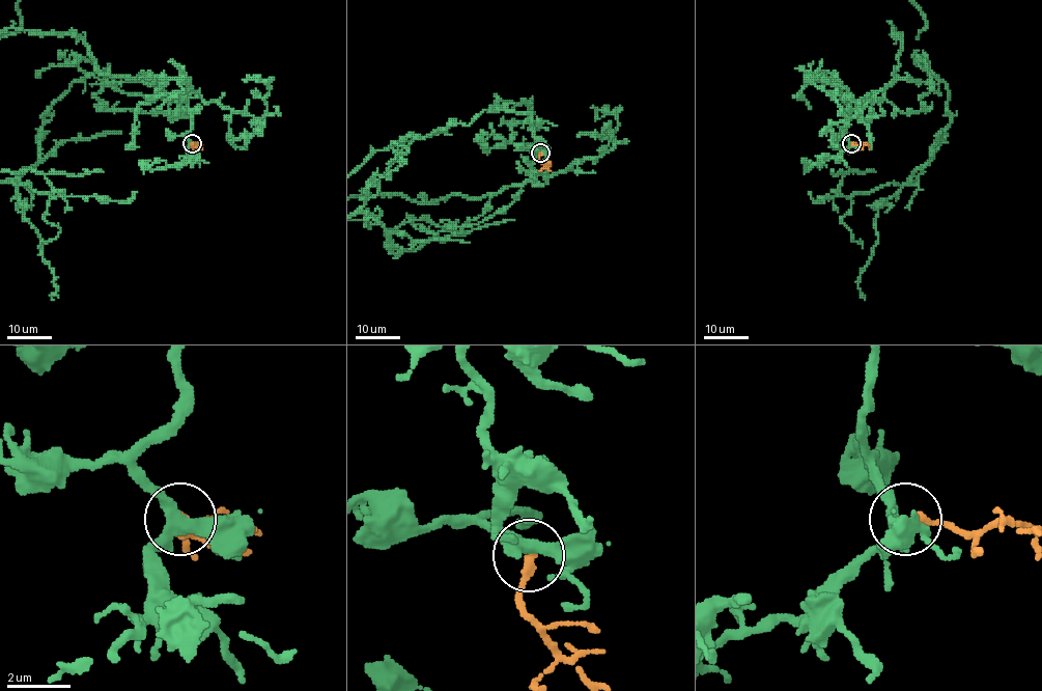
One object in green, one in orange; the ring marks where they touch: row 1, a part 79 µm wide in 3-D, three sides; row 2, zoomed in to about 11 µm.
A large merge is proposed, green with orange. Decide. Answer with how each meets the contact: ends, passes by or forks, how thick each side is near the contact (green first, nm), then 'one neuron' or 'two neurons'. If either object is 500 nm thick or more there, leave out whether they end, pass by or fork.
green forks | orange ends | 360/280 nm | two neurons

